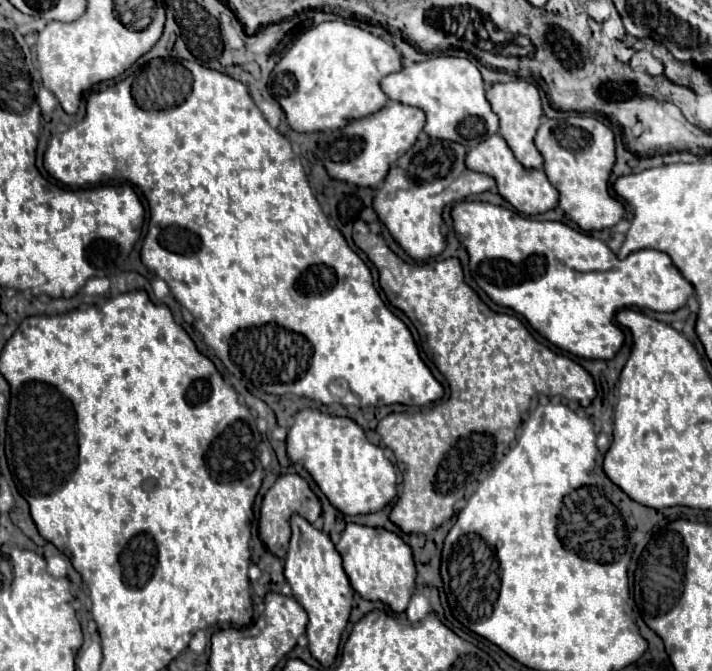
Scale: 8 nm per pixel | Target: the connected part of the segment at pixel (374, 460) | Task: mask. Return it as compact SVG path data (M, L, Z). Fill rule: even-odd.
M301 409L287 435L287 453L311 473L327 499L345 515L375 513L391 503L397 493L393 463L385 457L379 445L373 445L367 439L363 427L349 417Z

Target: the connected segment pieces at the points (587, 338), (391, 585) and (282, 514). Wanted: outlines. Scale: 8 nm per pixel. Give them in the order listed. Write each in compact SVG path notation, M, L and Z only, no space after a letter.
M463 201L463 203L457 203L451 211L451 217L453 217L453 223L455 223L455 231L459 235L465 237L463 245L467 247L469 251L469 265L471 265L471 271L473 271L473 279L477 281L477 285L497 303L497 305L503 305L503 307L511 307L513 311L521 313L529 325L539 331L543 337L547 337L553 345L557 345L559 349L563 351L569 351L577 357L583 357L583 359L613 359L617 355L617 351L623 347L625 343L625 333L621 331L621 327L615 323L615 315L619 309L627 309L627 307L639 307L639 309L650 309L651 311L677 311L679 307L683 307L687 303L687 299L695 293L693 285L679 273L679 269L673 265L671 257L663 251L653 251L653 249L643 249L643 251L635 251L631 253L627 259L617 259L617 255L607 247L607 243L591 237L591 235L585 235L585 233L579 233L575 231L573 227L561 223L561 221L537 221L537 219L525 219L521 215L517 215L515 211L507 209L507 207L501 207L501 205L491 205L491 203L483 203L483 201Z
M349 523L335 545L343 557L343 567L349 575L353 589L369 601L383 601L395 613L403 613L415 589L415 561L411 547L395 533L383 527L365 527Z
M283 475L275 481L275 485L265 493L263 503L261 503L261 519L259 519L259 535L267 549L277 555L279 559L285 559L287 549L289 549L289 539L291 539L291 527L289 519L293 513L303 515L307 521L315 521L321 515L321 503L319 497L311 491L309 483L299 477L299 475Z

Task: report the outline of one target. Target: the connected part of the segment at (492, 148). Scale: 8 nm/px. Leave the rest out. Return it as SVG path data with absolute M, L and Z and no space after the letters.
M499 133L497 135L491 135L489 139L485 139L485 143L479 143L477 147L469 149L469 155L467 155L467 161L465 163L473 171L479 171L479 173L485 173L485 175L495 177L497 187L499 187L499 195L503 199L507 199L521 213L539 215L539 213L545 213L545 211L553 209L557 205L557 201L559 201L559 193L549 183L545 171L543 169L527 169L527 167L523 167L515 159L515 155L509 149L507 141Z

